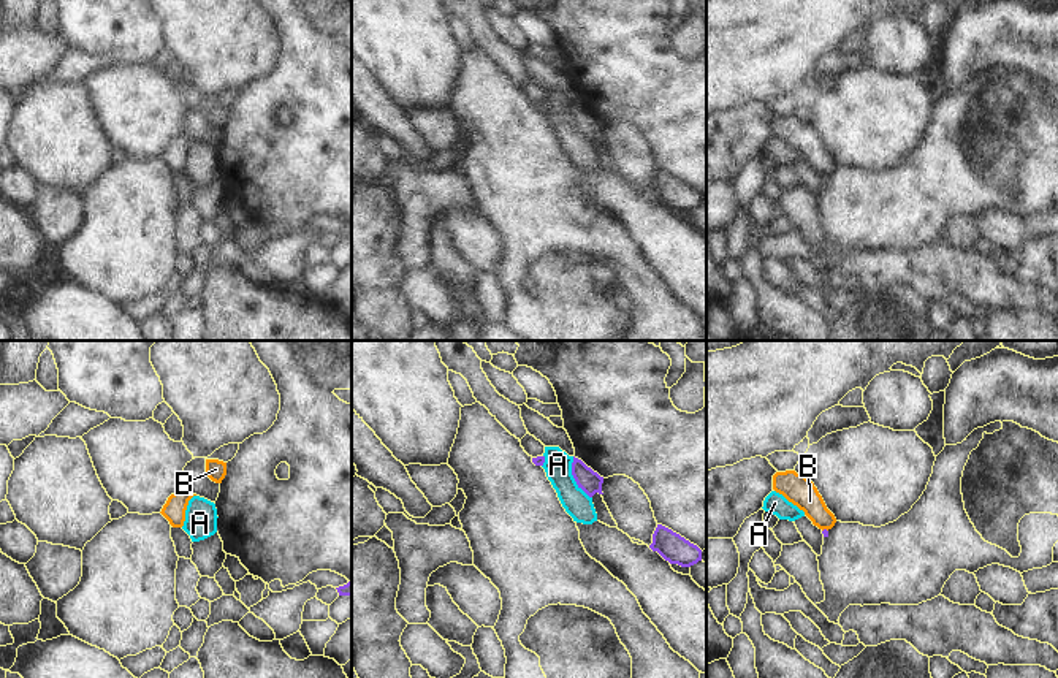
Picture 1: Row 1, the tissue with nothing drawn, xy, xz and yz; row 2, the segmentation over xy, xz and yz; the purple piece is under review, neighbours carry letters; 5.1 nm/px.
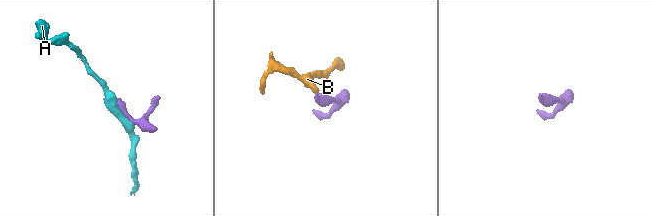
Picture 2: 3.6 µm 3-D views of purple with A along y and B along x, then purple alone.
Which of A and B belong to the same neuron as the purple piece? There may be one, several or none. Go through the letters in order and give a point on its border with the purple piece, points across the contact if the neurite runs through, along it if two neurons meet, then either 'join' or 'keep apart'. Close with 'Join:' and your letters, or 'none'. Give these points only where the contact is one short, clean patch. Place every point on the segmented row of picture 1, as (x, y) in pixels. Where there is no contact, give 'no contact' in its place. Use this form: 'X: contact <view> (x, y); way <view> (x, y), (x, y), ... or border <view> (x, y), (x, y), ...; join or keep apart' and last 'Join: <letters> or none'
A: contact xz (574, 477); keep apart
B: contact yz (824, 529); way yz (825, 533), (824, 529), (824, 520), (799, 490); join
Join: B

